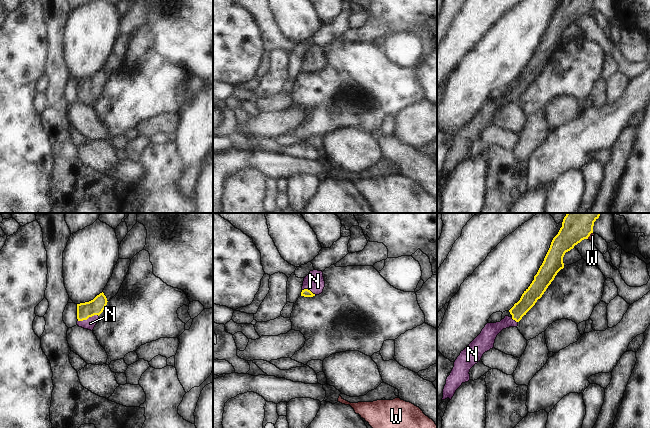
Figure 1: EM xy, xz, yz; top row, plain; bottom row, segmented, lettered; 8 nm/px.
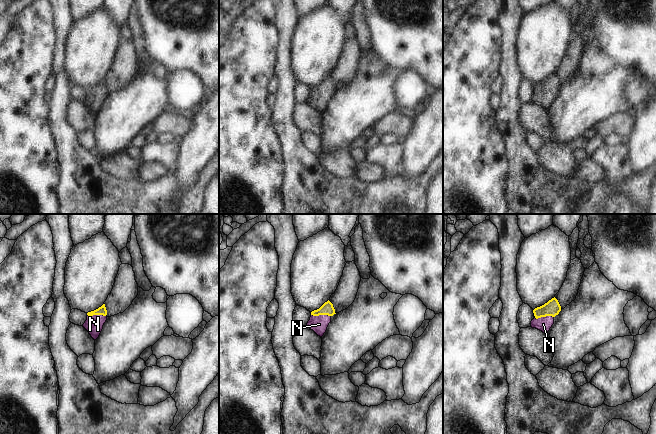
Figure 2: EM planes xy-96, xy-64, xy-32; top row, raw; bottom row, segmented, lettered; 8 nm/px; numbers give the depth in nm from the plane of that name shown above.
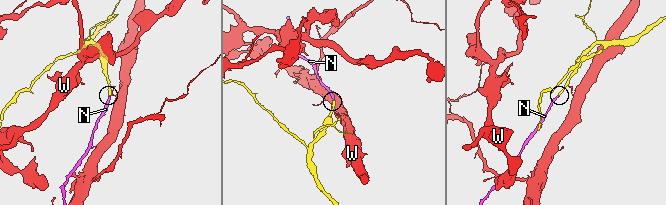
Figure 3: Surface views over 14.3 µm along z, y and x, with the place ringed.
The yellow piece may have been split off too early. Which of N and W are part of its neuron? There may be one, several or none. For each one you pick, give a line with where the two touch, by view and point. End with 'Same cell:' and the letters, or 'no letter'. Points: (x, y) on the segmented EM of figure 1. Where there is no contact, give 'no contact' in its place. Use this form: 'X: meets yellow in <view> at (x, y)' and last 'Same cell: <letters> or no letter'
N: meets yellow in xy at (88, 317)
Same cell: N

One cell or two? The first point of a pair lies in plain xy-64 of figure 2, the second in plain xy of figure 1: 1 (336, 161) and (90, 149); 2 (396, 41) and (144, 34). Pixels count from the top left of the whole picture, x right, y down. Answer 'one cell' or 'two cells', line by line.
1: one cell
2: two cells

